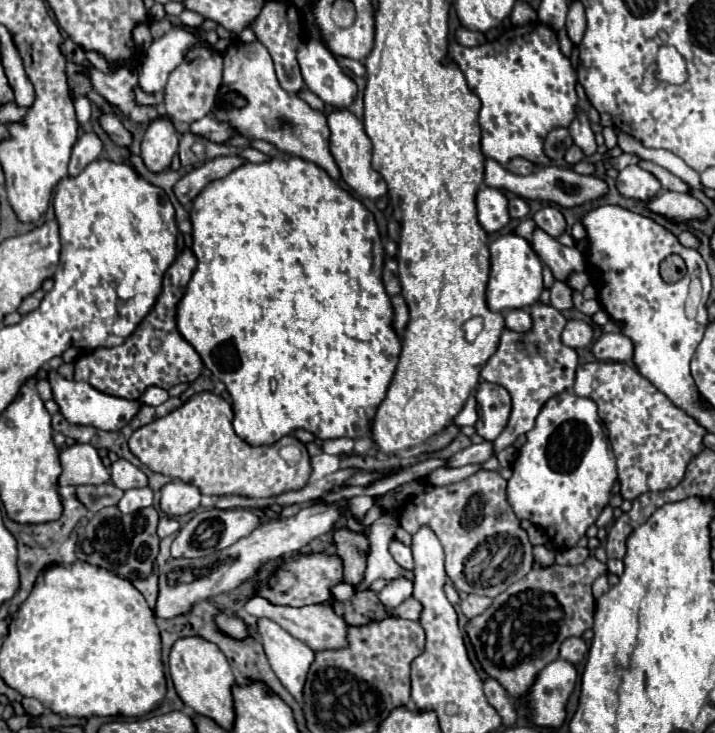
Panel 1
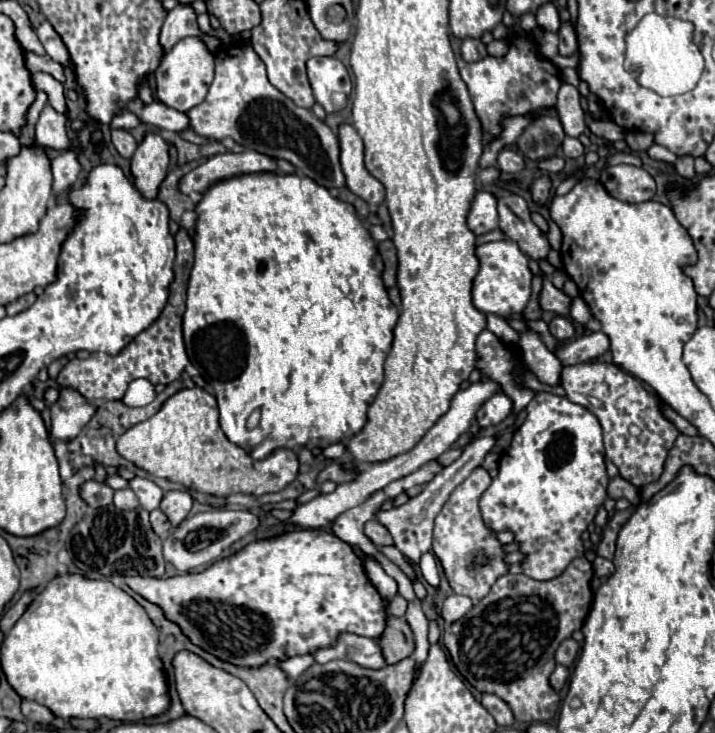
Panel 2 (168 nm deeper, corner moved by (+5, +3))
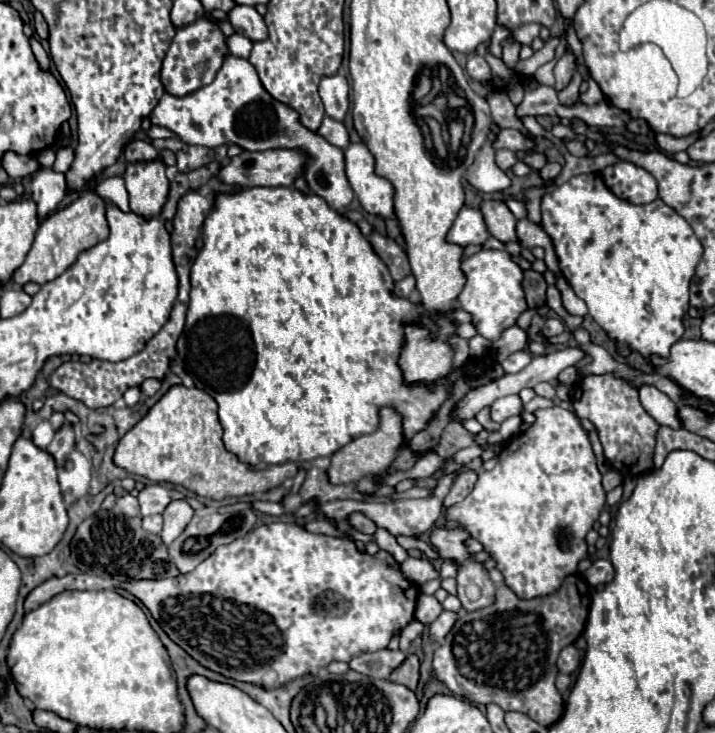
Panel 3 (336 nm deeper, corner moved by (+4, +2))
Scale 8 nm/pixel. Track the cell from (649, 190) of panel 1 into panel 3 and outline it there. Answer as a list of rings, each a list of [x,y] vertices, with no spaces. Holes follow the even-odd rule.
[[[619,161],[603,173],[605,185],[629,203],[651,203],[657,199],[657,181],[651,173],[631,161]]]

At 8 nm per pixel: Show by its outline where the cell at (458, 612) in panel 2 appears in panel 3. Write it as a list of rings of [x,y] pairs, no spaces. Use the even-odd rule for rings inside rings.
[[[443,611],[433,623],[431,623],[431,635],[435,637],[435,641],[439,641],[441,643],[441,639],[451,631],[451,627],[453,627],[453,623],[457,621],[457,613],[453,613],[453,611]]]

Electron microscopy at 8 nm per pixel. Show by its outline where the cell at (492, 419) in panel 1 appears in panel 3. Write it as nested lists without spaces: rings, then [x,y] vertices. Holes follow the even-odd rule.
[[[519,395],[501,397],[501,399],[497,399],[491,405],[491,419],[497,421],[497,423],[503,423],[511,415],[519,415],[519,413],[521,413],[521,399],[519,399]]]

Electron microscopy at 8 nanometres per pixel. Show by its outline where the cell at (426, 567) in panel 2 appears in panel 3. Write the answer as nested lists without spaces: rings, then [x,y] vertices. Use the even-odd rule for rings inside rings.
[[[377,529],[375,531],[375,541],[377,541],[377,545],[383,549],[383,551],[387,551],[387,553],[391,553],[393,555],[393,559],[395,561],[399,561],[399,563],[403,563],[405,559],[407,559],[407,551],[397,543],[397,539],[387,531],[387,529]]]

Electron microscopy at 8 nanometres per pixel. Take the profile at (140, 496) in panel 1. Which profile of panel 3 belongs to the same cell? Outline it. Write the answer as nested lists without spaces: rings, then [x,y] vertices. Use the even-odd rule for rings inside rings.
[[[123,495],[117,499],[113,508],[113,513],[121,513],[121,515],[127,515],[127,517],[137,517],[139,515],[139,503],[137,503],[137,497],[133,495]]]

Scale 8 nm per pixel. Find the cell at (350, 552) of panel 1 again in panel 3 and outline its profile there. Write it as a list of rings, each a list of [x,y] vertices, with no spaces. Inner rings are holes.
[[[409,653],[405,657],[403,665],[399,665],[399,669],[395,669],[389,679],[395,683],[401,683],[401,685],[407,685],[409,689],[415,689],[417,681],[419,681],[419,659],[417,659],[417,655]]]

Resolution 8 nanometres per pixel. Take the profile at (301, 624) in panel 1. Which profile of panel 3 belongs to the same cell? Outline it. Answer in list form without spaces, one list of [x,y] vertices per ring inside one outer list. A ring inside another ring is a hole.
[[[379,649],[375,653],[361,653],[359,657],[353,657],[349,661],[349,667],[357,673],[363,673],[367,677],[375,679],[387,679],[391,671],[405,659],[403,651],[393,651],[393,649]]]

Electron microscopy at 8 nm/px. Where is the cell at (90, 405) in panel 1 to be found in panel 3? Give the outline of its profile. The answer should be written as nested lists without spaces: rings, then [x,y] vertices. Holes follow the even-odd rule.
[[[63,423],[59,427],[59,431],[55,433],[51,445],[47,447],[47,451],[53,455],[53,459],[57,463],[63,463],[67,459],[67,455],[75,449],[75,431],[71,423]]]

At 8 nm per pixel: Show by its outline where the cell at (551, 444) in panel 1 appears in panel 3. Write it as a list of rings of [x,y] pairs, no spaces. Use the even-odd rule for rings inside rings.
[[[547,407],[547,409],[537,409],[533,411],[533,417],[535,421],[531,423],[531,427],[527,427],[525,431],[521,431],[517,437],[513,437],[501,451],[499,455],[499,461],[495,465],[493,471],[479,471],[479,479],[473,487],[473,491],[469,493],[467,499],[463,499],[461,503],[445,509],[445,523],[451,527],[451,525],[463,525],[473,539],[481,541],[485,545],[485,551],[489,551],[493,555],[493,559],[497,561],[497,567],[499,571],[503,573],[505,577],[505,583],[523,599],[531,599],[531,597],[537,597],[537,595],[549,595],[553,593],[555,589],[559,589],[561,581],[569,575],[569,573],[577,573],[577,565],[581,559],[585,559],[587,555],[587,543],[585,543],[585,535],[587,531],[593,527],[593,523],[599,519],[599,513],[601,509],[605,507],[605,489],[601,485],[601,473],[597,469],[597,457],[593,453],[593,445],[589,441],[589,435],[587,431],[581,427],[581,419],[577,417],[577,413],[569,411],[569,409],[563,409],[563,407]]]

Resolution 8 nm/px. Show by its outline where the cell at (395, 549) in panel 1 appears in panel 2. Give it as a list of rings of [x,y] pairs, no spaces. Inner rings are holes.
[[[368,520],[364,524],[364,534],[376,544],[376,546],[390,546],[392,544],[392,536],[390,532],[386,532],[386,528],[382,524],[378,524],[378,520]]]

